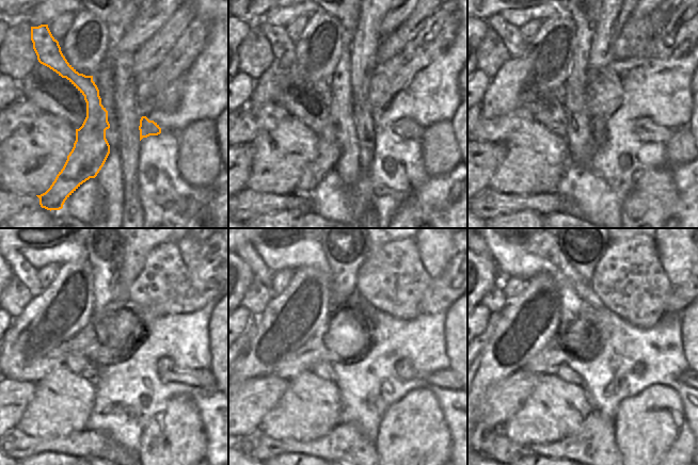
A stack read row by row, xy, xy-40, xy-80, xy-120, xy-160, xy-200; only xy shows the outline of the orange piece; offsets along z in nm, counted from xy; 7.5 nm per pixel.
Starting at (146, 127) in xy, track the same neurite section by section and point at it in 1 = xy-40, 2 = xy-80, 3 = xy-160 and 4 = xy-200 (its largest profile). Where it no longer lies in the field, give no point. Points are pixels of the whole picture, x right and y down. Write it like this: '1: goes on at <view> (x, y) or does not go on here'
1: goes on at xy-40 (407, 128)
2: goes on at xy-80 (645, 128)
3: goes on at xy-160 (445, 379)
4: goes on at xy-200 (684, 378)

